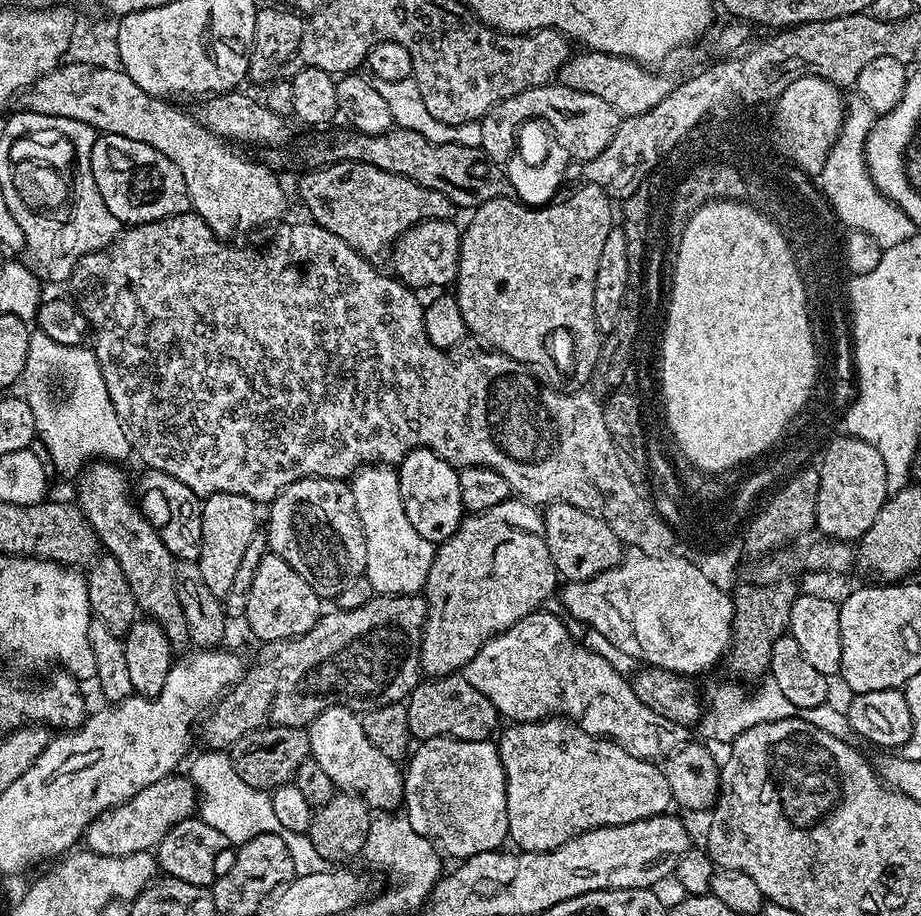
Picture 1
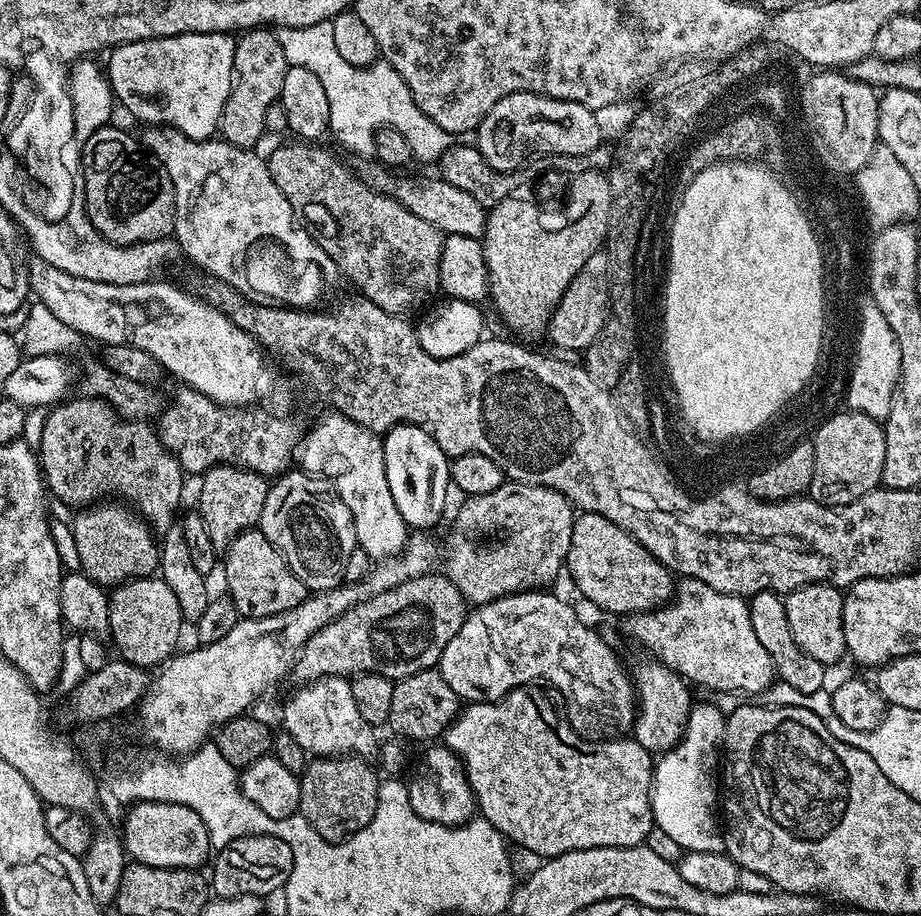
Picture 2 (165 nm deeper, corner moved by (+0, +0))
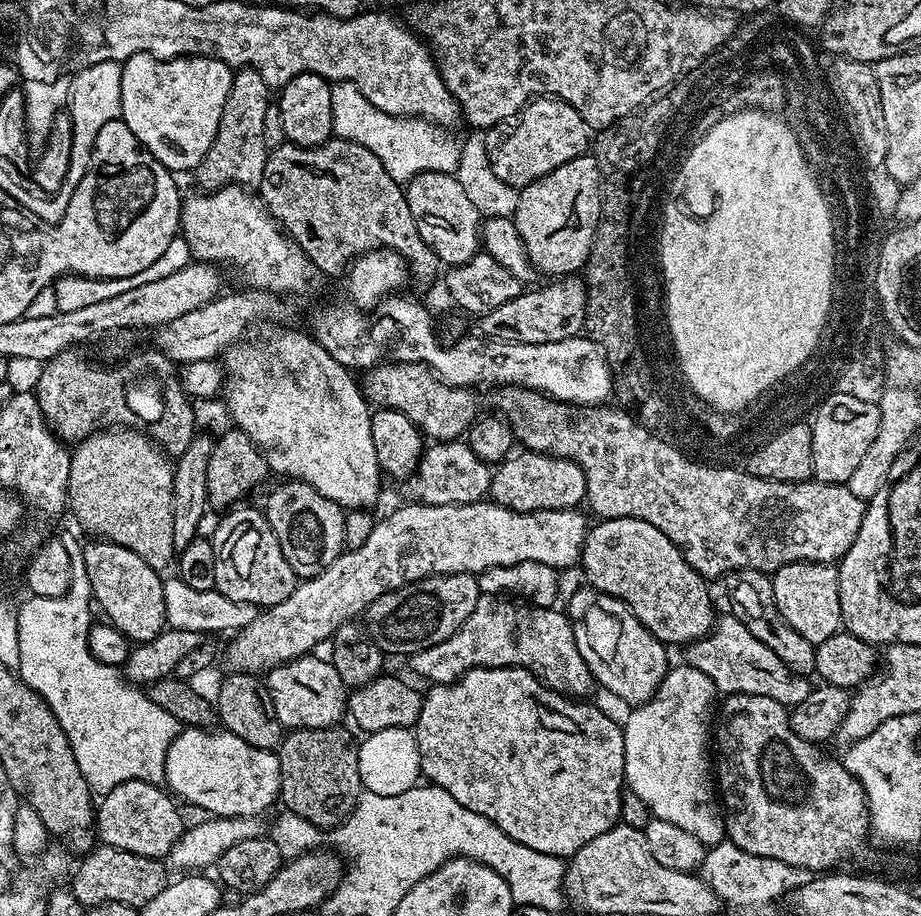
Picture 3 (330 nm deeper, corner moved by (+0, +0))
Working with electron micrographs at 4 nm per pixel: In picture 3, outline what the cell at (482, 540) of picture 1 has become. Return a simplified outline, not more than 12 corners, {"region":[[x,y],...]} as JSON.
{"region":[[527,450],[495,465],[491,503],[515,512],[580,508],[580,464]]}

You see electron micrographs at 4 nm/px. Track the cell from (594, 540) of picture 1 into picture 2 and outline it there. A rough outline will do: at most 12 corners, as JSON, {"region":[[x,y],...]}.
{"region":[[602,514],[572,521],[566,572],[604,612],[651,612],[674,576]]}

